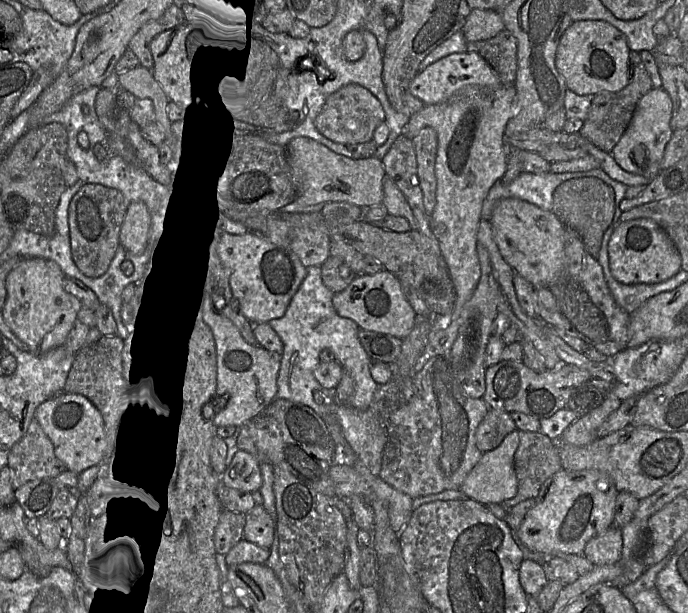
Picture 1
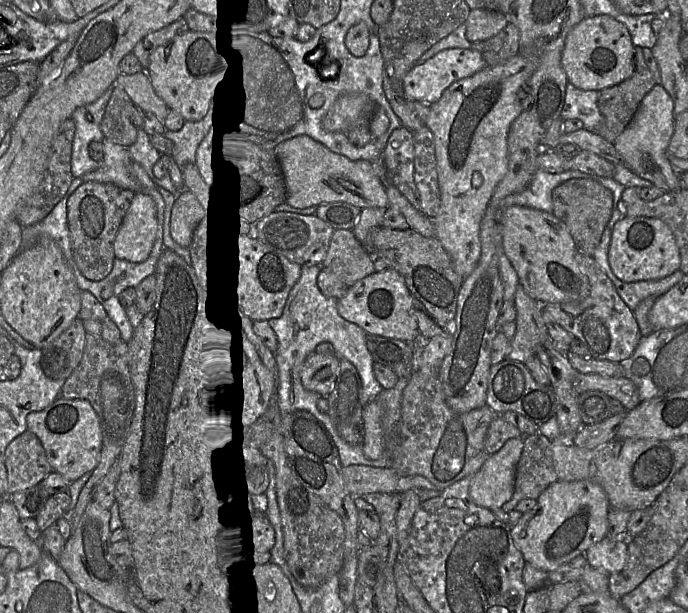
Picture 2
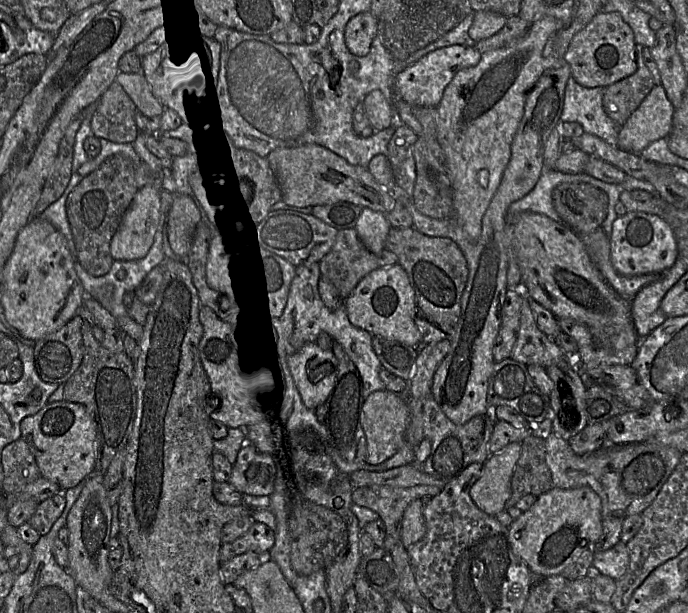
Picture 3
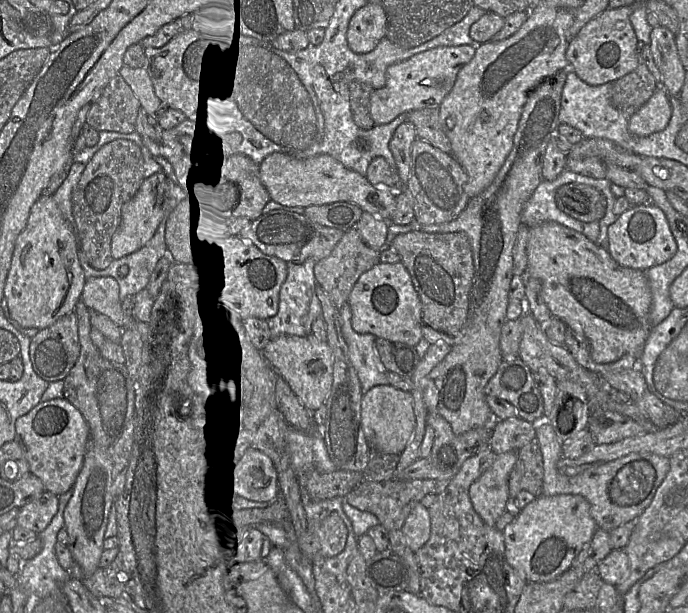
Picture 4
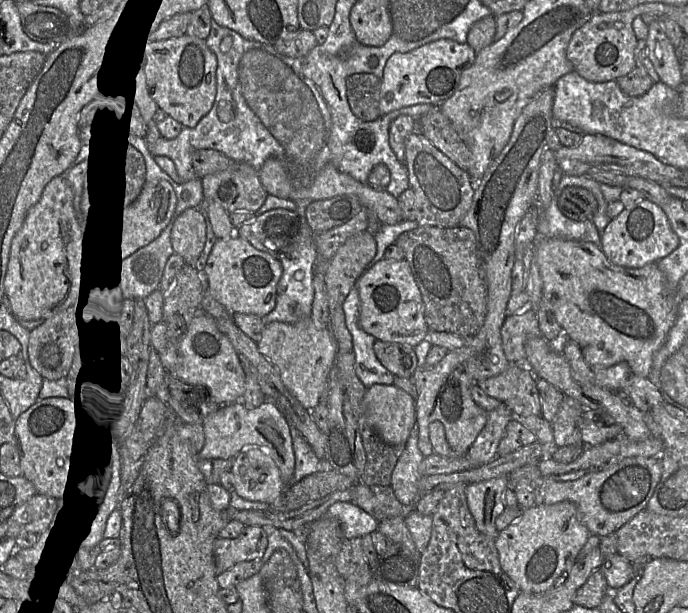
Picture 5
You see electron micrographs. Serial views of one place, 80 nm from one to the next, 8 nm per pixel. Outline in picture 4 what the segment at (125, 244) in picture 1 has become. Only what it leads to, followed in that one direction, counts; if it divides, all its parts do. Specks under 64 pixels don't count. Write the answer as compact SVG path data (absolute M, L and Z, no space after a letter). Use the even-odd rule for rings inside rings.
M157 173L144 179L136 195L122 206L121 222L111 241L113 260L138 251L153 238L160 223L167 215L166 191L168 187L165 173Z

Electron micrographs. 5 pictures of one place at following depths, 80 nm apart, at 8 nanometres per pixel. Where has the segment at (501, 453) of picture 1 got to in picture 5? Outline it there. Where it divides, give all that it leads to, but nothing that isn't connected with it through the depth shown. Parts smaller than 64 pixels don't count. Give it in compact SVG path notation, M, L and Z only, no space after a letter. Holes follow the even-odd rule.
M502 475L467 484L465 488L467 505L477 529L494 539L499 532L495 527L495 521L505 508L502 496L508 486L508 476Z

